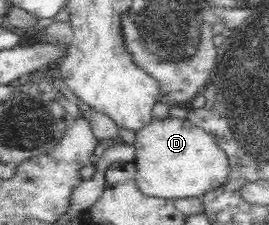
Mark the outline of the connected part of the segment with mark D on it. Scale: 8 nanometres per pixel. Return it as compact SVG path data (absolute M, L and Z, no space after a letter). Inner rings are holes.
M173 116L165 119L154 118L141 129L135 131L135 188L139 194L162 199L179 199L178 197L201 197L203 193L213 191L223 185L229 177L227 155L218 147L215 139L204 129L193 125L187 118Z

